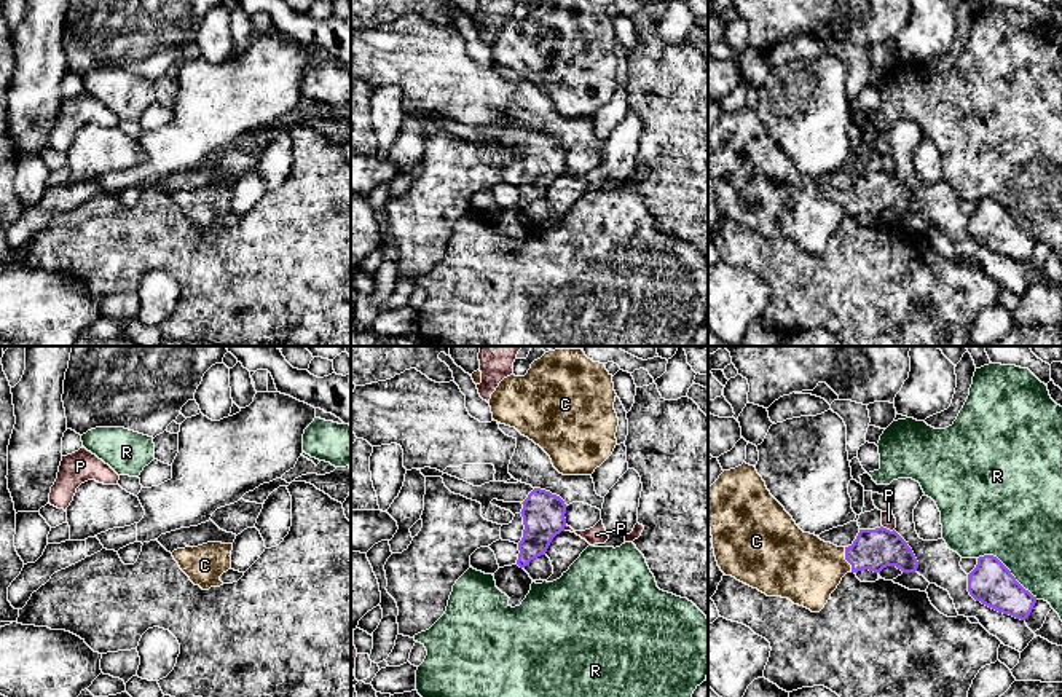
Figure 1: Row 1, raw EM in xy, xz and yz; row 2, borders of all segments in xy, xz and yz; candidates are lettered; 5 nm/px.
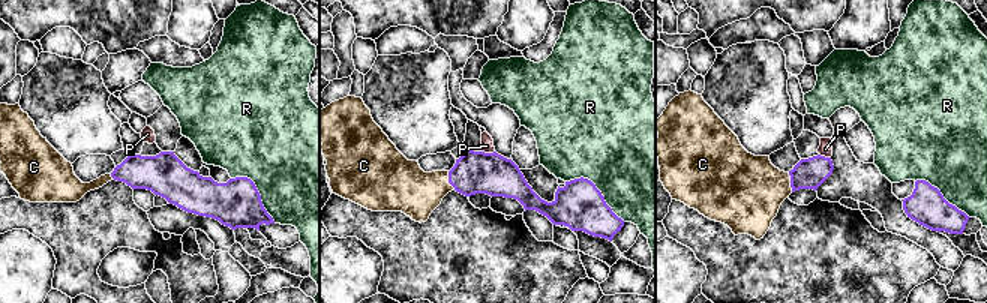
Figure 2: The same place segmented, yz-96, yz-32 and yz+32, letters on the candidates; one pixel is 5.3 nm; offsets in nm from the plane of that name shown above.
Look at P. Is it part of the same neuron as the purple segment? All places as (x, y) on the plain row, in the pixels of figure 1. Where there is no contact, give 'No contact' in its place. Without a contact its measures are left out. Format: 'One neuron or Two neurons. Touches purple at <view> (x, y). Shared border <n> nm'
Two neurons. Touches purple at yz (888, 173). Shared border 70 nm

